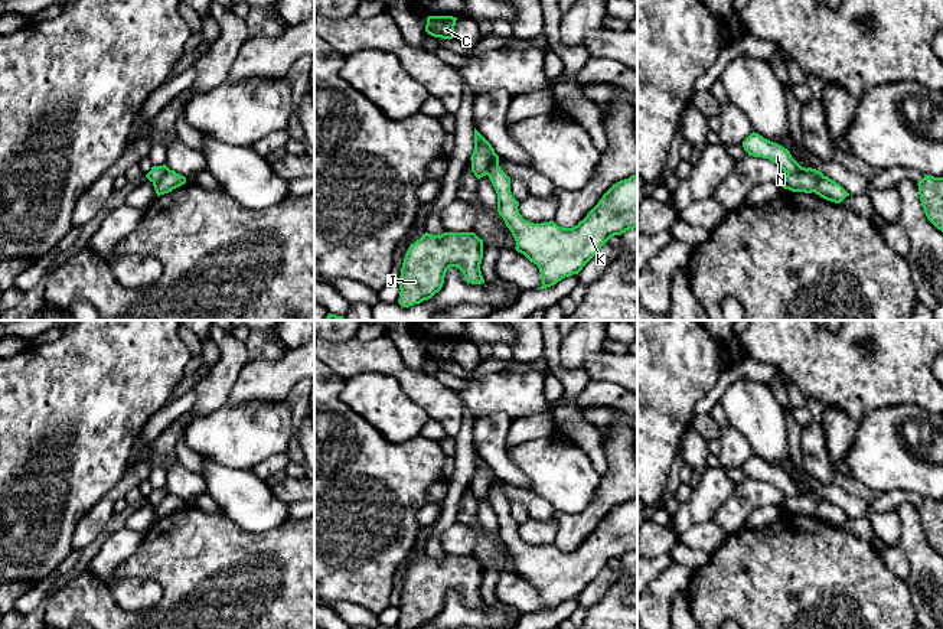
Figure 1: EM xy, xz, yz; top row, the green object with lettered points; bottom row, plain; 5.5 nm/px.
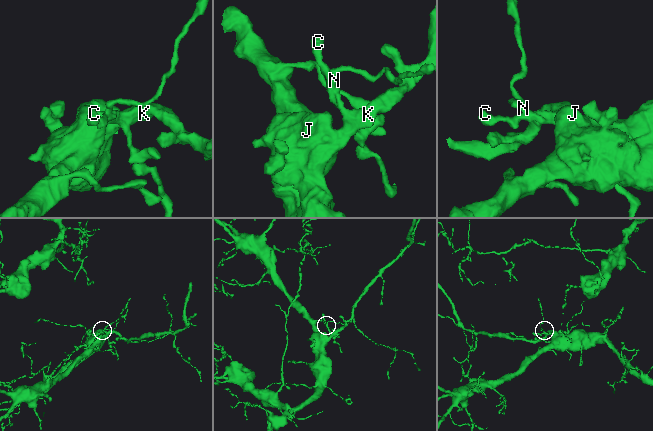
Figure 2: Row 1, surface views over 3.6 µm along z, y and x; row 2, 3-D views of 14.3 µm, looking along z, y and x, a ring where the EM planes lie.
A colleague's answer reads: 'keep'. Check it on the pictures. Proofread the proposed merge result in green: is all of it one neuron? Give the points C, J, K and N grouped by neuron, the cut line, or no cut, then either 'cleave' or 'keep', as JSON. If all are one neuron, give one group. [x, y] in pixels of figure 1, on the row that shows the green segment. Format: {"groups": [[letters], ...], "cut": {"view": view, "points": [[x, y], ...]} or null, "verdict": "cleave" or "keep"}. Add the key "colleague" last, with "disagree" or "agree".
{"groups": [["C", "J", "K", "N"]], "cut": null, "verdict": "keep", "colleague": "agree"}

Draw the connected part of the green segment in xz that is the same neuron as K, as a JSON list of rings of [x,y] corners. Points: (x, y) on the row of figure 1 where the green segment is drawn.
[[[476,128],[470,160],[477,179],[489,176],[497,193],[497,212],[516,241],[515,250],[538,265],[542,278],[538,289],[578,274],[611,237],[637,228],[637,175],[613,185],[575,226],[562,228],[554,221],[534,224],[522,218],[510,192],[510,177]]]

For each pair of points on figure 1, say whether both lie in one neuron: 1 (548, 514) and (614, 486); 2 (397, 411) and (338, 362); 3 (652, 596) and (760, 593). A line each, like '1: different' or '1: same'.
1: different
2: different
3: different

